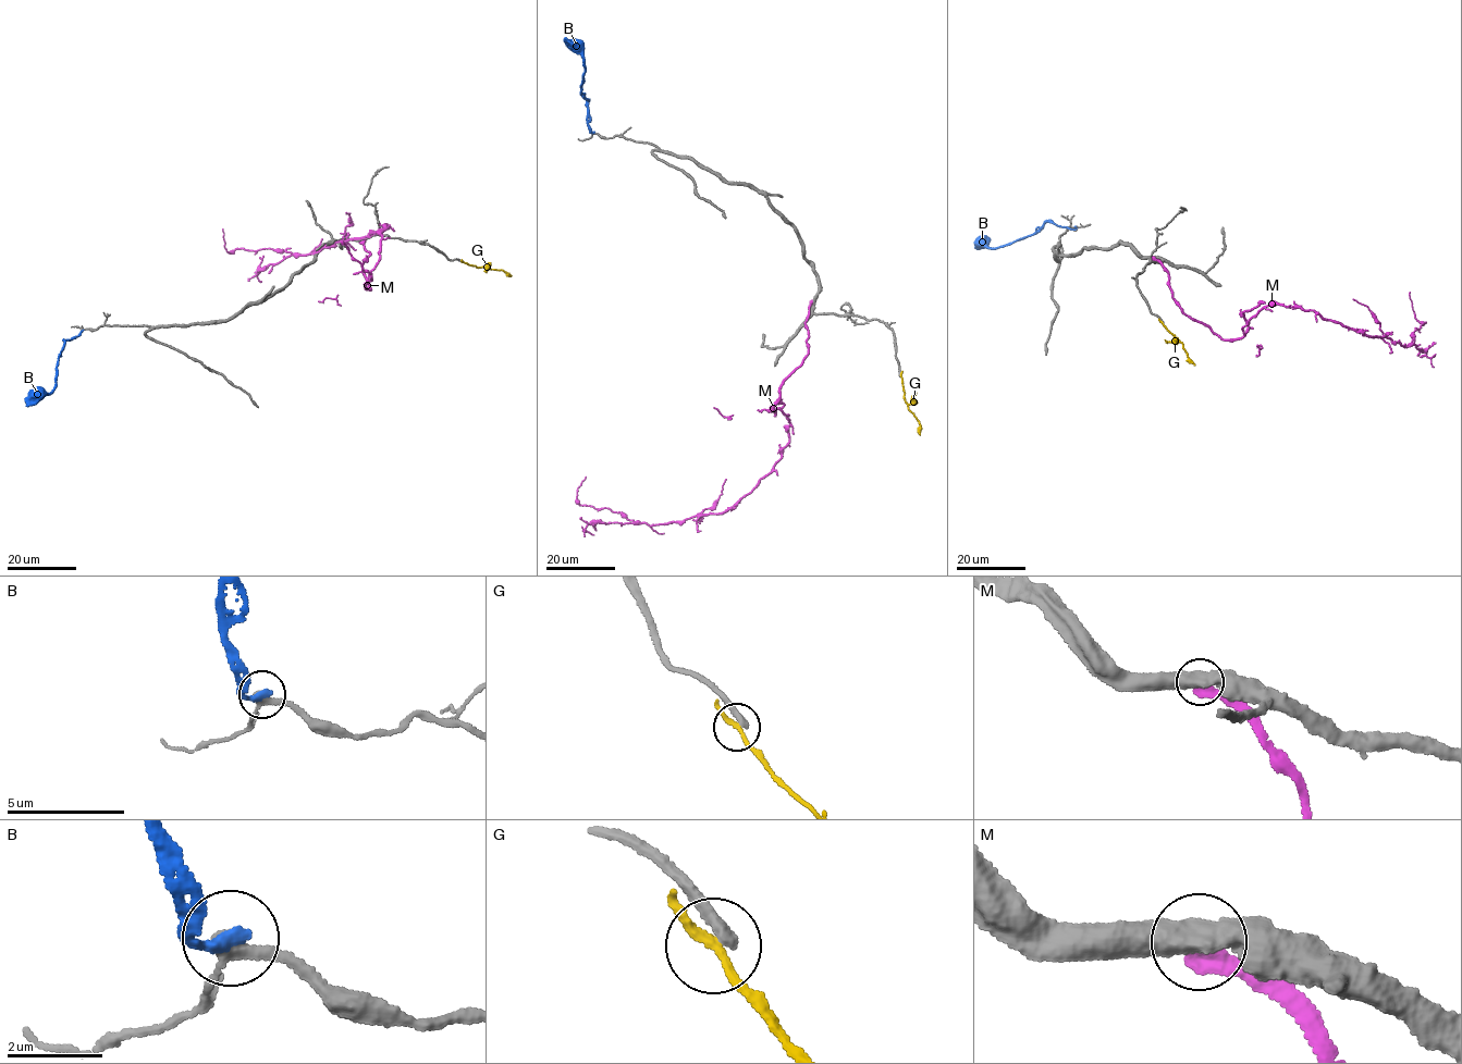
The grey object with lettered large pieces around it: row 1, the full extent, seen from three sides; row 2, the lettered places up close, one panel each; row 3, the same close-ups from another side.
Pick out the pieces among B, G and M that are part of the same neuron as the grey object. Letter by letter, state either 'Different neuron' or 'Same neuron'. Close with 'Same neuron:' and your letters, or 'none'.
B: Different neuron
G: Different neuron
M: Different neuron
Same neuron: none

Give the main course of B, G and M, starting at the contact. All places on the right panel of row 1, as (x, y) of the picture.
B: (1076, 226), (1069, 229), (1047, 221), (1031, 234), (1002, 246), (974, 247)
G: (1162, 322), (1181, 342), (1194, 365)
M: (1153, 258), (1183, 313), (1228, 339), (1243, 336), (1250, 319), (1274, 304), (1405, 347), (1424, 322), (1410, 292)

